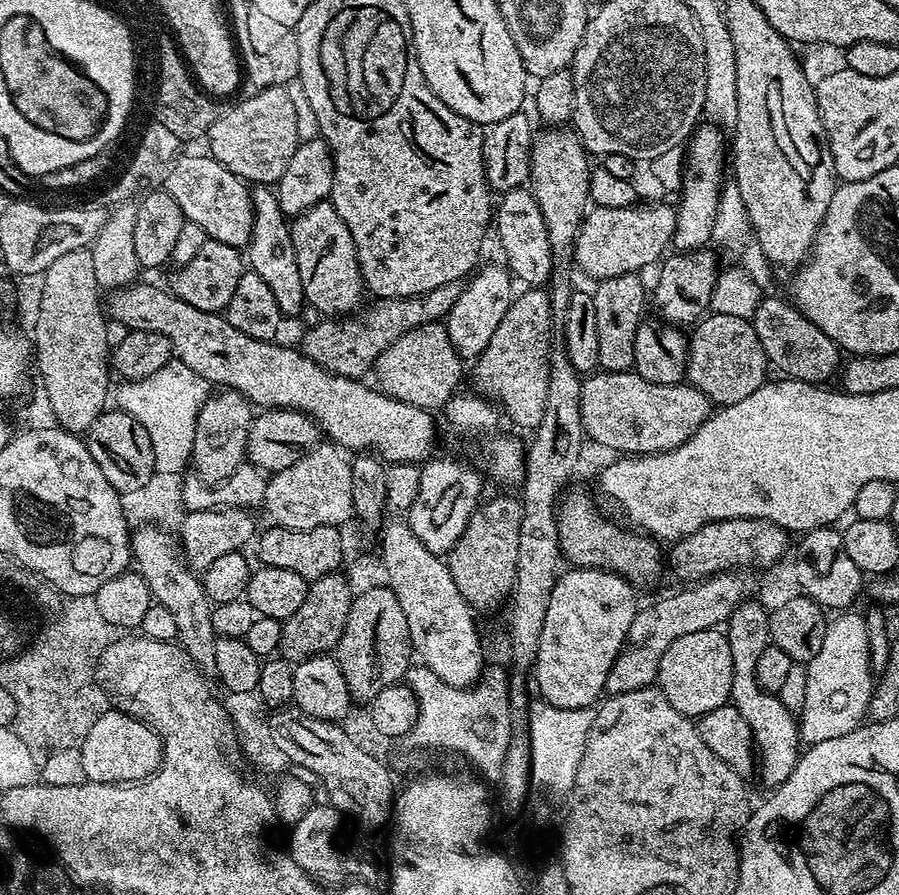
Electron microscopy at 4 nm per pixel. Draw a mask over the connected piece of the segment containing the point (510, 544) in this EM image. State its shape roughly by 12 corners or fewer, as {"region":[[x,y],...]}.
{"region":[[521,501],[476,505],[446,553],[473,609],[516,585]]}

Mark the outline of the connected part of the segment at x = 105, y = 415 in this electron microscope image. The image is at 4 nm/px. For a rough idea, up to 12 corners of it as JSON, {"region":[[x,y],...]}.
{"region":[[129,412],[86,431],[90,458],[118,493],[150,480],[154,446]]}

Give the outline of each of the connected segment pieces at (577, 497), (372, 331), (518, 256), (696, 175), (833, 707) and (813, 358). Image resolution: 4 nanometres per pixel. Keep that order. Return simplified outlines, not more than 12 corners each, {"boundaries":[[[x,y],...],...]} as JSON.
{"boundaries":[[[584,492],[559,501],[569,565],[634,586],[665,571],[661,545],[600,516]],[[461,285],[373,299],[321,319],[302,351],[336,376],[363,377],[386,346],[443,321]],[[525,187],[501,195],[494,230],[511,275],[545,287],[551,248]],[[701,123],[686,144],[676,252],[713,243],[726,180],[725,133]],[[856,610],[833,615],[807,666],[798,714],[808,746],[868,716],[870,638]],[[787,299],[750,318],[769,365],[821,386],[842,368],[832,339]]]}

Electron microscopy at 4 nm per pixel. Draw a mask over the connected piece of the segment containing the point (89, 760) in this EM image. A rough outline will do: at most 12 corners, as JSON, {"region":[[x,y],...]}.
{"region":[[109,710],[78,746],[85,781],[130,784],[160,766],[160,736]]}

